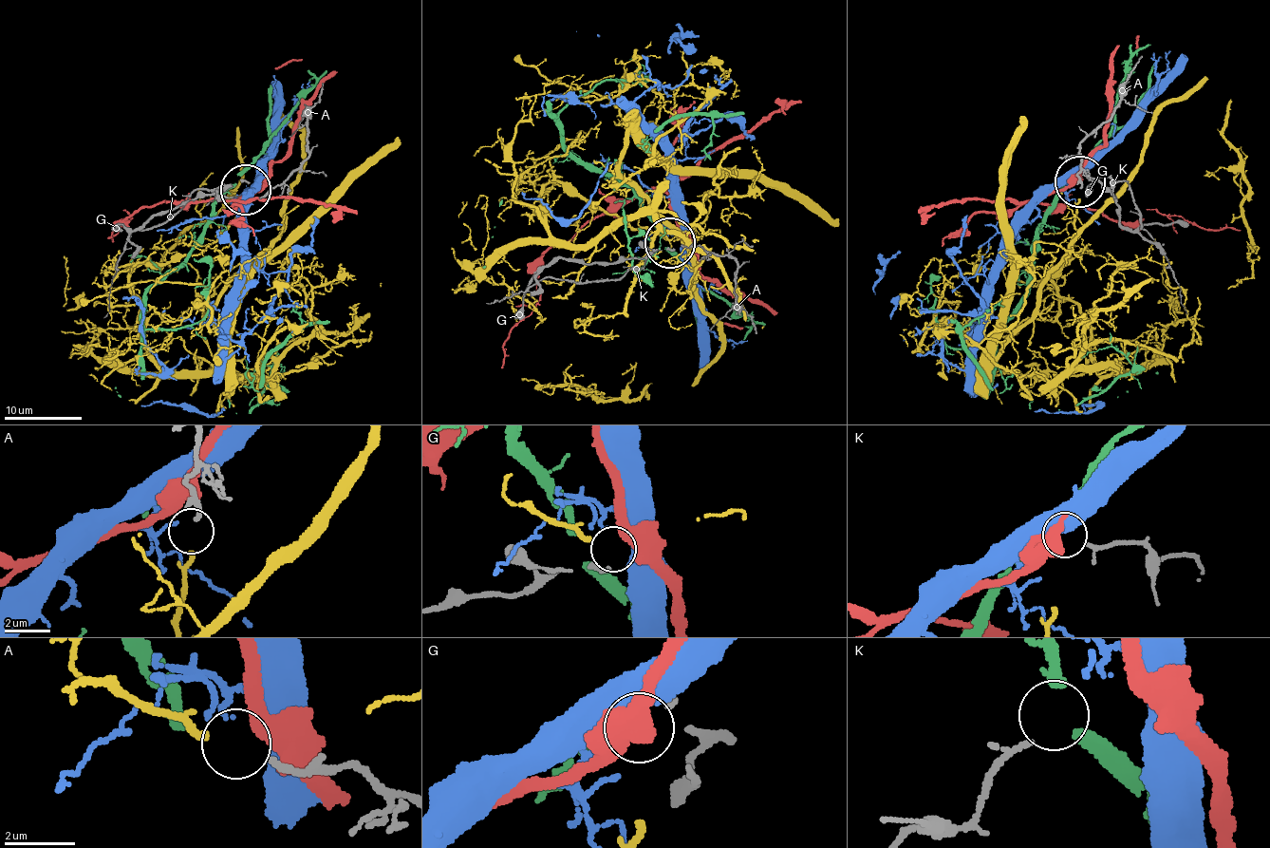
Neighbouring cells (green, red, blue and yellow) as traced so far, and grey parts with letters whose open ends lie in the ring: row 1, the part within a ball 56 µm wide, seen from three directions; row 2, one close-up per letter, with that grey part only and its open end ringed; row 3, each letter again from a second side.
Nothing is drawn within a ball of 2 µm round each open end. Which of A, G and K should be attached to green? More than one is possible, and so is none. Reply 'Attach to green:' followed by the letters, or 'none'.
Attach to green: K

